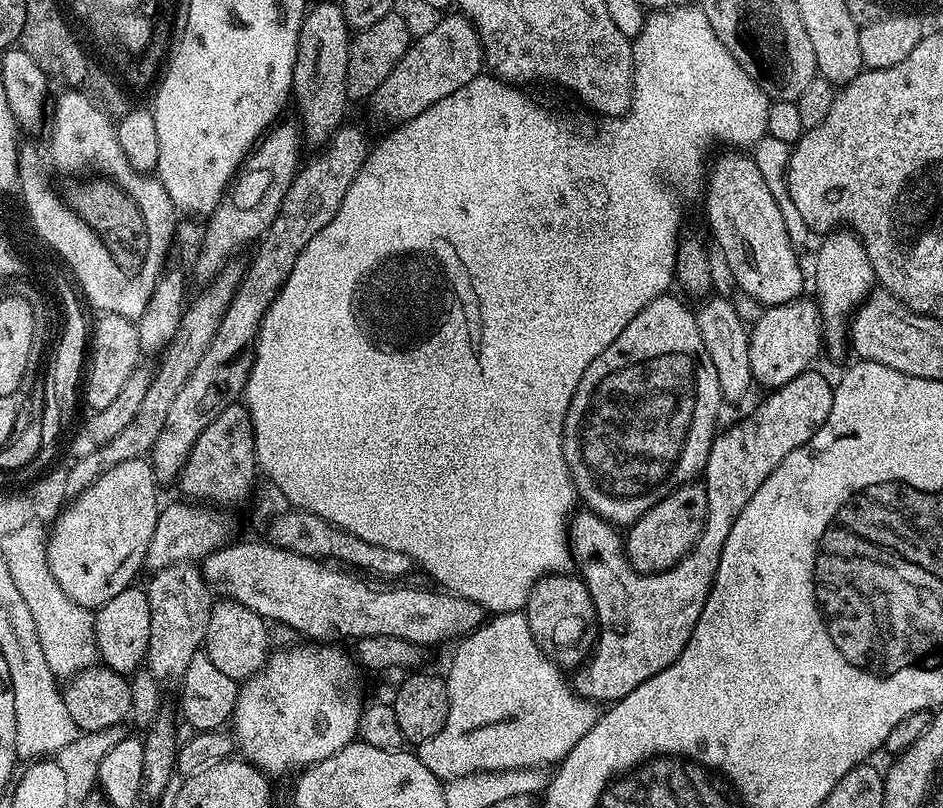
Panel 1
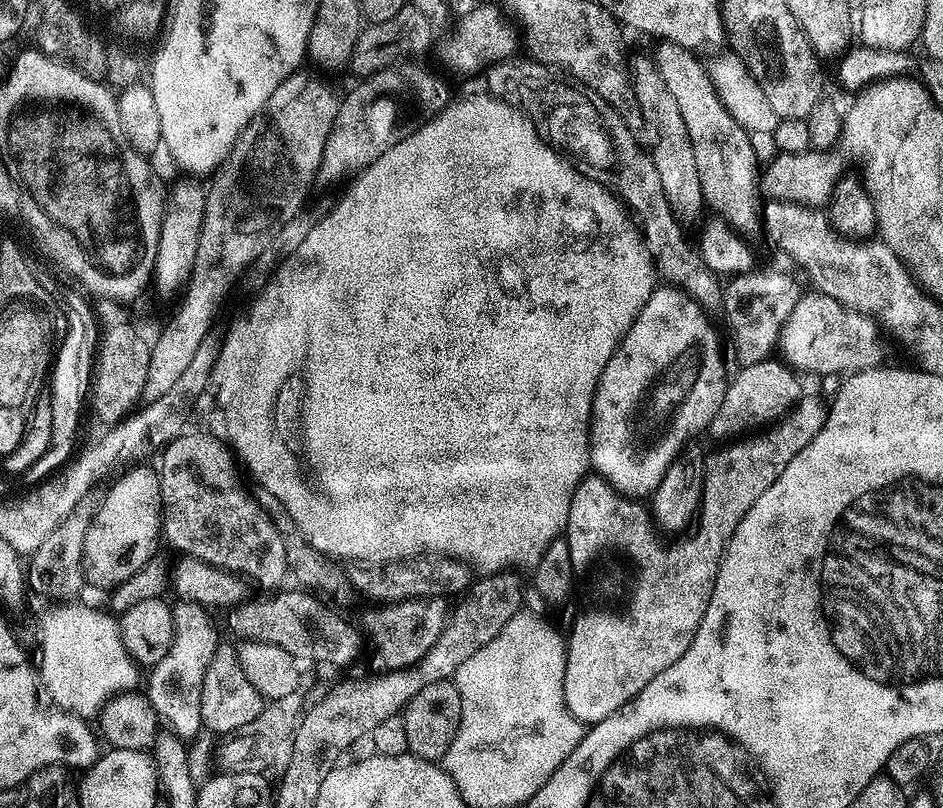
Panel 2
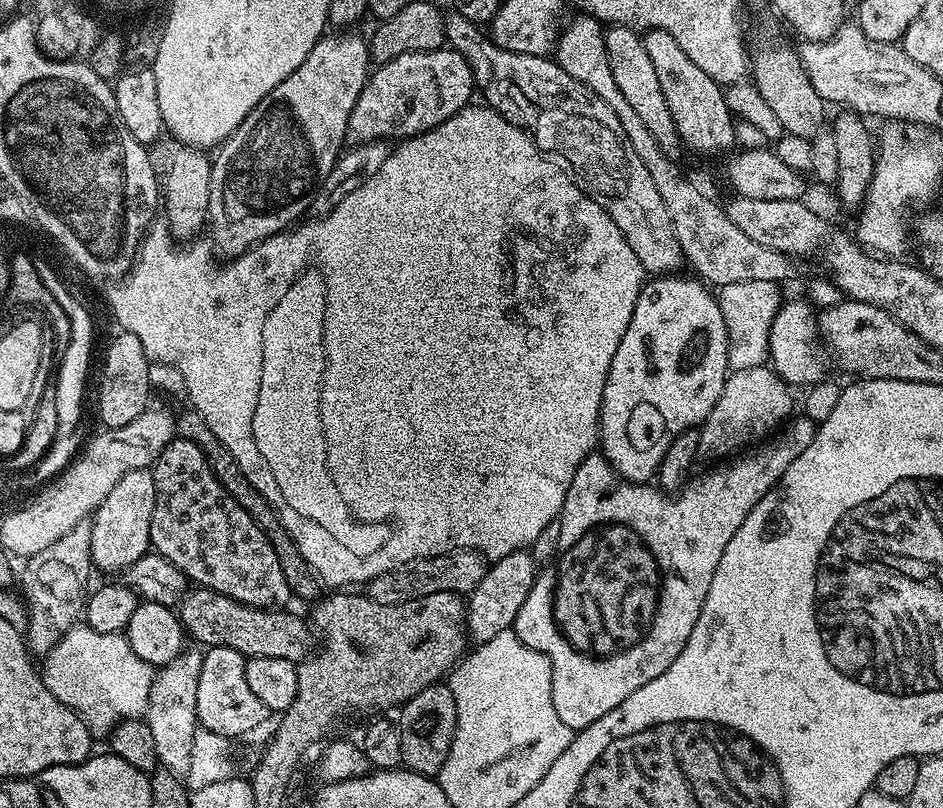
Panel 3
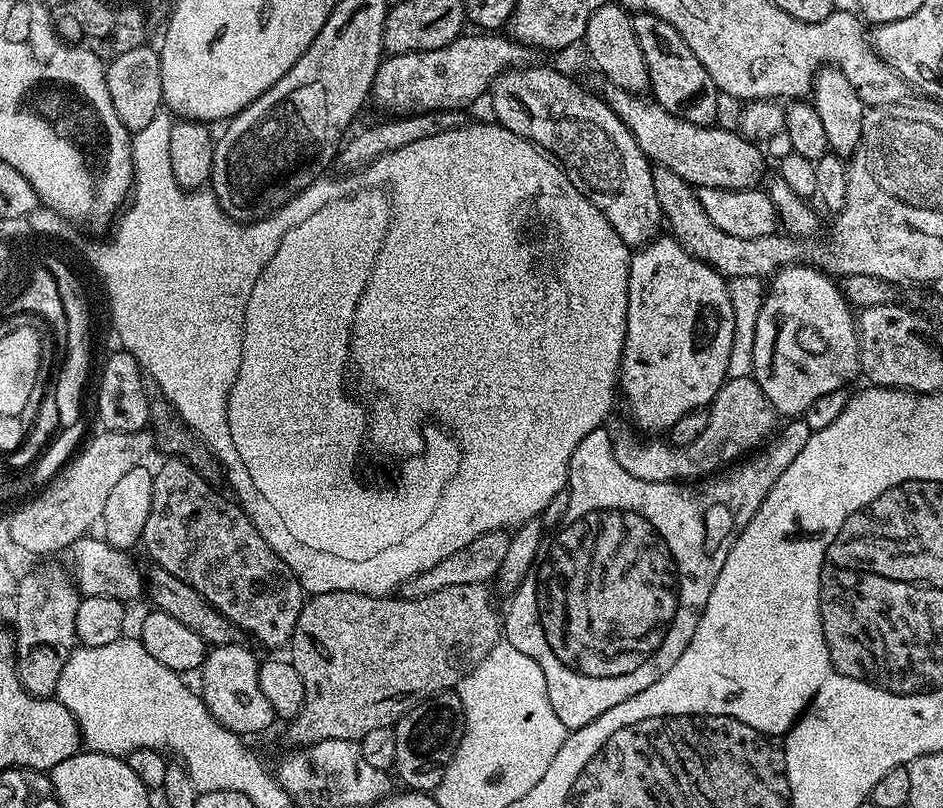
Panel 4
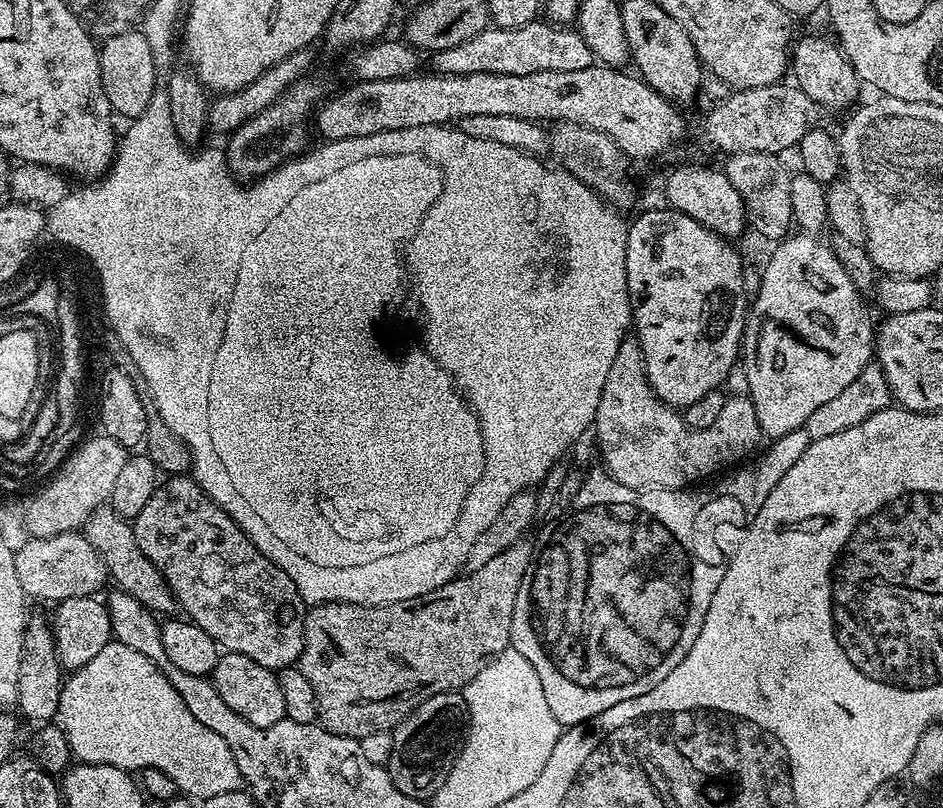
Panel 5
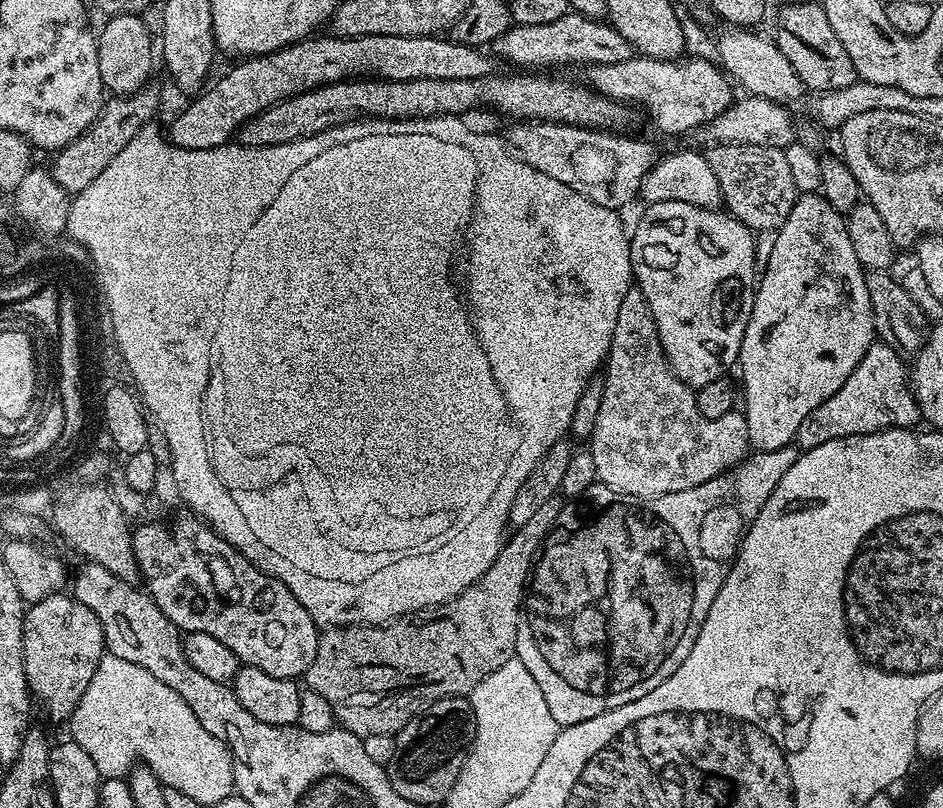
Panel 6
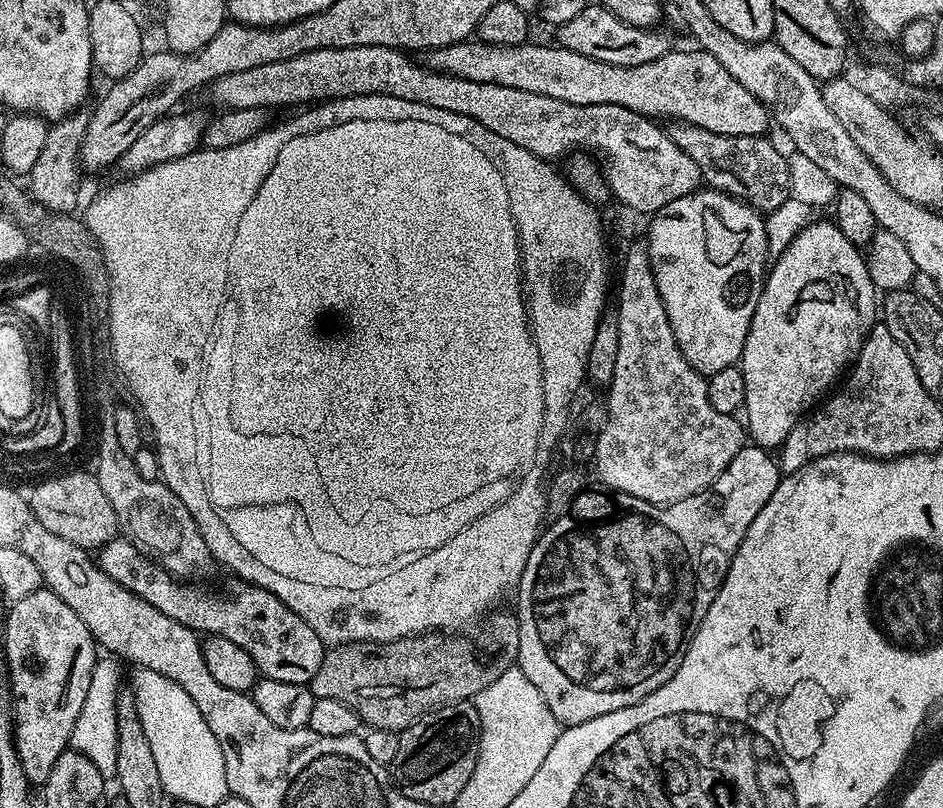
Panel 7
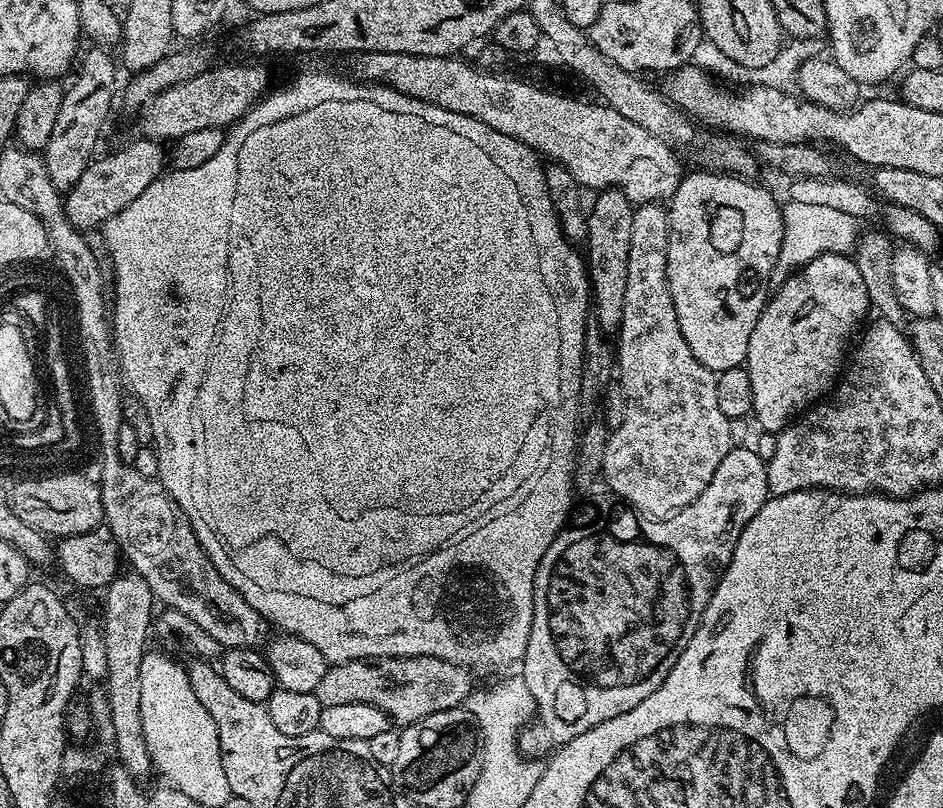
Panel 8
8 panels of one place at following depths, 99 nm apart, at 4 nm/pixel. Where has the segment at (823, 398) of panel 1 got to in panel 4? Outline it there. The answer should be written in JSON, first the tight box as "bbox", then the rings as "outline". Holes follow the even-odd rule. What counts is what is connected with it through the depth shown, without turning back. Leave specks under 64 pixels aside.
{"bbox":[502,418,812,730],"outline":[[[792,418],[787,421],[784,429],[781,427],[761,447],[753,451],[747,458],[725,467],[719,474],[711,478],[701,479],[699,482],[646,482],[642,478],[634,478],[634,474],[626,474],[622,470],[622,462],[616,457],[616,446],[613,433],[607,432],[607,427],[601,426],[590,430],[574,454],[570,454],[568,463],[568,487],[570,506],[567,507],[566,518],[563,518],[560,525],[556,526],[551,533],[550,539],[543,545],[542,551],[536,555],[535,562],[525,574],[524,580],[511,593],[512,605],[502,616],[502,636],[514,650],[522,650],[526,658],[534,658],[538,666],[542,666],[542,678],[546,678],[546,694],[550,698],[550,706],[554,706],[554,714],[564,723],[569,730],[575,730],[594,722],[606,710],[614,710],[618,702],[626,702],[626,698],[634,698],[634,694],[642,694],[646,686],[654,686],[678,658],[682,658],[682,650],[690,646],[690,638],[694,638],[694,630],[698,630],[698,618],[702,618],[702,610],[706,610],[706,602],[710,599],[710,590],[714,590],[714,582],[718,582],[718,573],[722,571],[722,565],[726,562],[726,554],[730,554],[732,544],[742,534],[742,530],[754,518],[758,506],[770,494],[774,482],[786,474],[790,462],[798,458],[798,454],[810,442],[812,428],[802,418]]]}

